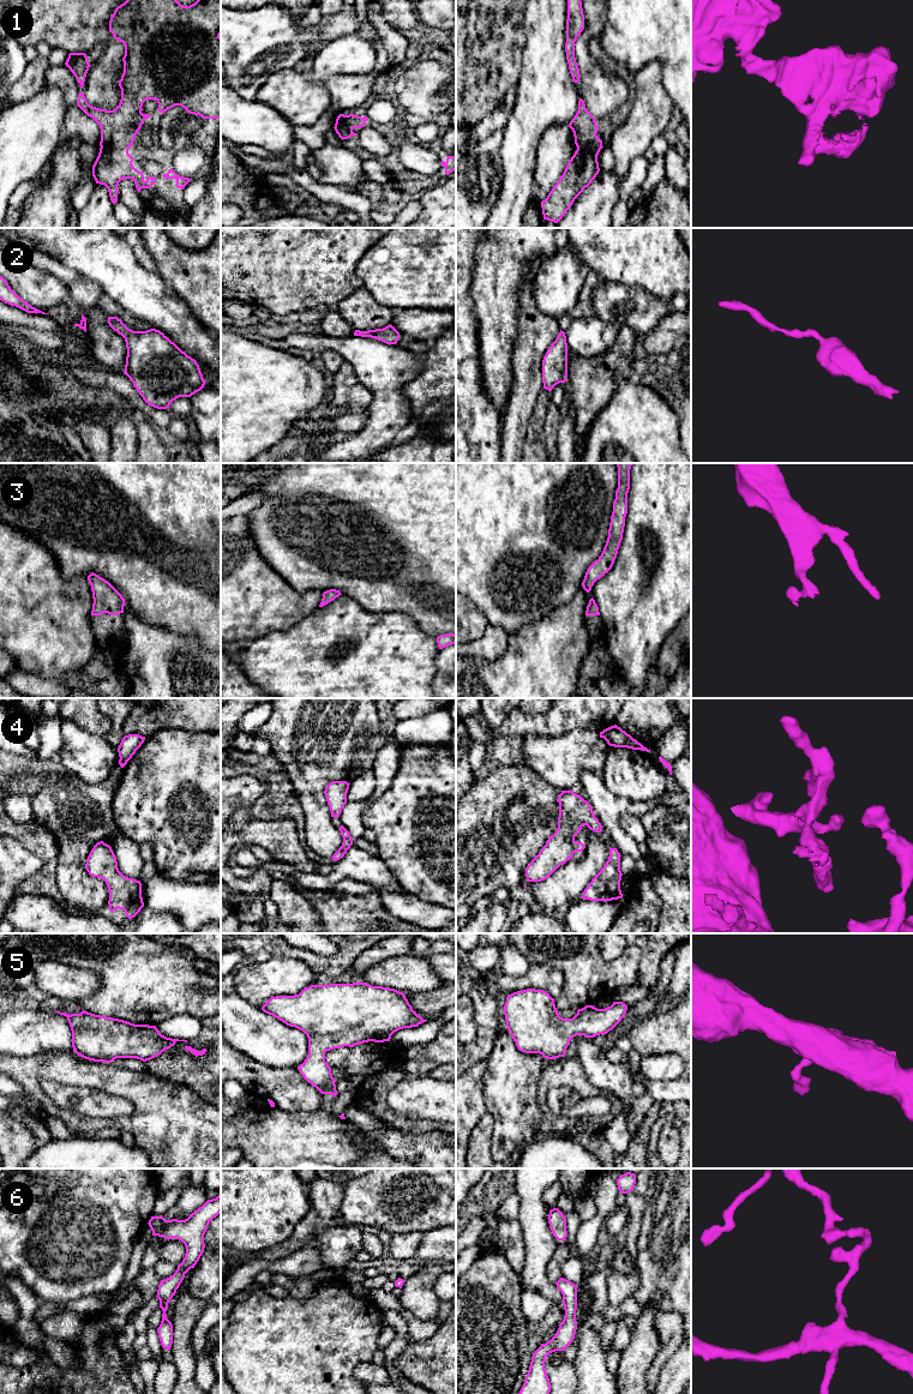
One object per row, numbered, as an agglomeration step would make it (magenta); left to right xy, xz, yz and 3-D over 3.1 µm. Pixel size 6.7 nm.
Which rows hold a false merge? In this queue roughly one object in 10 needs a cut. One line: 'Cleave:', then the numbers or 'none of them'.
Cleave: none of them

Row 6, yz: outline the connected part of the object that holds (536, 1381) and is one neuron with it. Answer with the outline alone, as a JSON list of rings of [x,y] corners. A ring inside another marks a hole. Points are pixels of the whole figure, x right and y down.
[[[560,1278],[555,1282],[563,1294],[565,1316],[555,1335],[533,1353],[525,1381],[518,1394],[549,1394],[551,1383],[545,1369],[546,1357],[555,1351],[565,1351],[573,1341],[577,1321],[577,1287],[573,1282]]]

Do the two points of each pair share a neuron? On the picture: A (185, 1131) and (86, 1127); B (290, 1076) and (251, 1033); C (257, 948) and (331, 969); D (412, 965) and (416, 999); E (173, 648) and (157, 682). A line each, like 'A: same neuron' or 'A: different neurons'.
A: same neuron
B: different neurons
C: same neuron
D: different neurons
E: same neuron

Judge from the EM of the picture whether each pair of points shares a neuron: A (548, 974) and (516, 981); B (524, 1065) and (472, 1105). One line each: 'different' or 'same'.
A: same
B: different

